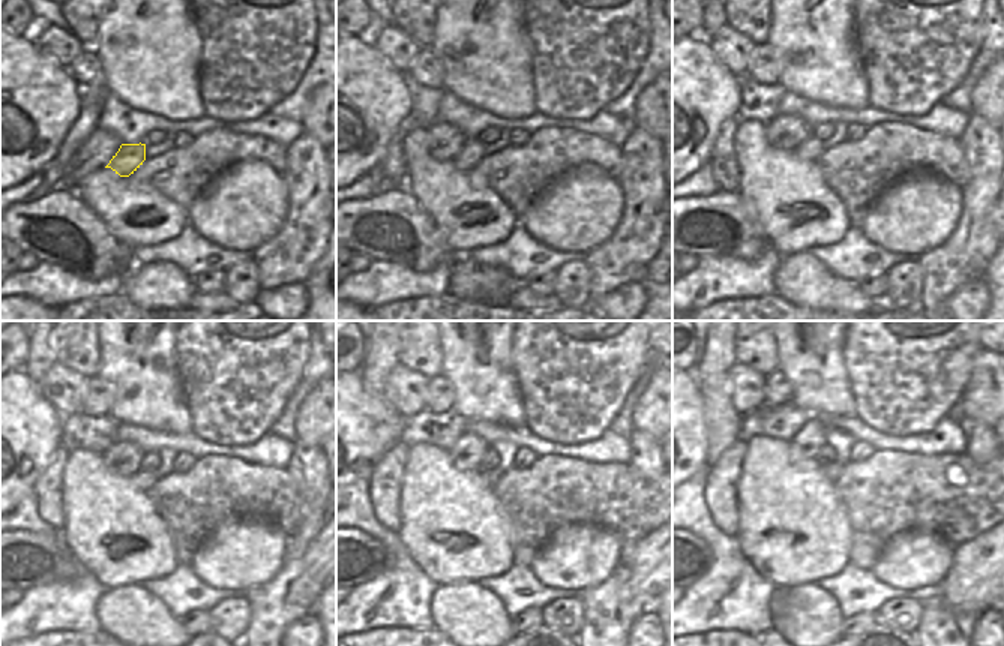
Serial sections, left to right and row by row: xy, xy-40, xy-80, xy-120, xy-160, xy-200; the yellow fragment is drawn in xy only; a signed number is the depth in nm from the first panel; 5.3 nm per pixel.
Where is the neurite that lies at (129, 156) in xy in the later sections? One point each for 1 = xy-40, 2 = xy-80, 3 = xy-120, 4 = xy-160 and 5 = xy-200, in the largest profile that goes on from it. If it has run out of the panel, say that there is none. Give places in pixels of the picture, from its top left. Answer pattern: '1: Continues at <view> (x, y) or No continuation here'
1: Continues at xy-40 (470, 155)
2: Continues at xy-80 (811, 149)
3: Continues at xy-120 (143, 480)
4: Continues at xy-160 (492, 475)
5: Continues at xy-200 (833, 471).

